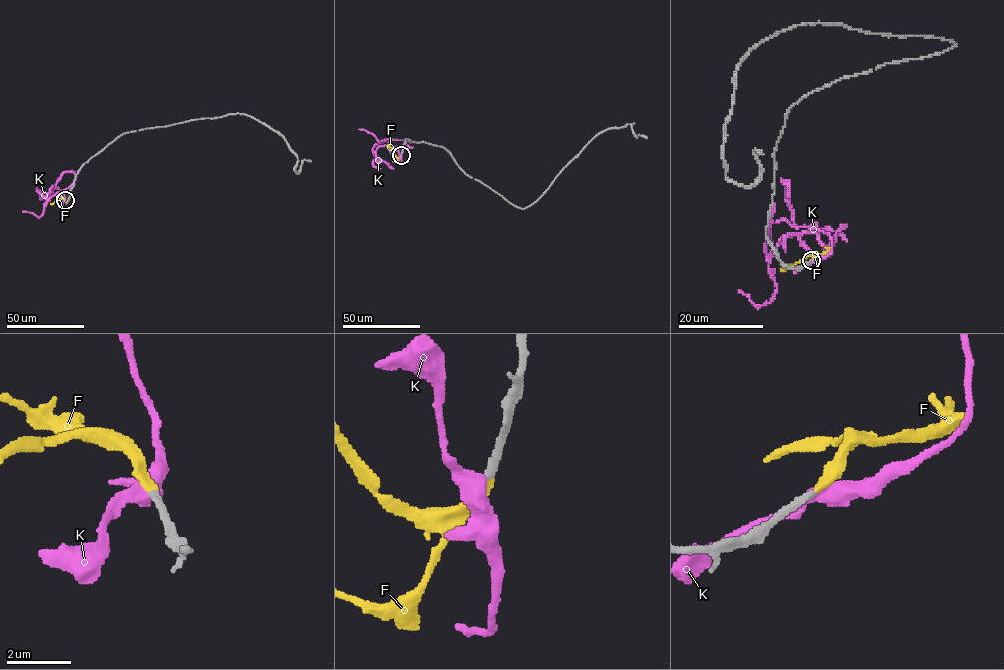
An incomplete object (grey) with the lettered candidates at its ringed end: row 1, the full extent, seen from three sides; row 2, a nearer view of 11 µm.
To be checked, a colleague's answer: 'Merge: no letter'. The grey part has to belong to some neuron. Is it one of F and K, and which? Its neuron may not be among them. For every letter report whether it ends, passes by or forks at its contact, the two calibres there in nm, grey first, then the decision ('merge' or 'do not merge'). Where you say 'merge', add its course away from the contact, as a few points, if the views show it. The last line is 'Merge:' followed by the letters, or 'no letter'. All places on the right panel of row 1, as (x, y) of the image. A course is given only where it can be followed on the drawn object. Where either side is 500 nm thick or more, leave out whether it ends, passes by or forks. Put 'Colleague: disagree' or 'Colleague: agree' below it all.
F: it ends there; 240 nm thick on the grey side, 320 nm on the other; merge; it runs (812, 261), (815, 253), (785, 269)
K: it passes by; 240 nm thick on the grey side, 400 nm on the other; do not merge
Merge: F
Colleague: disagree

